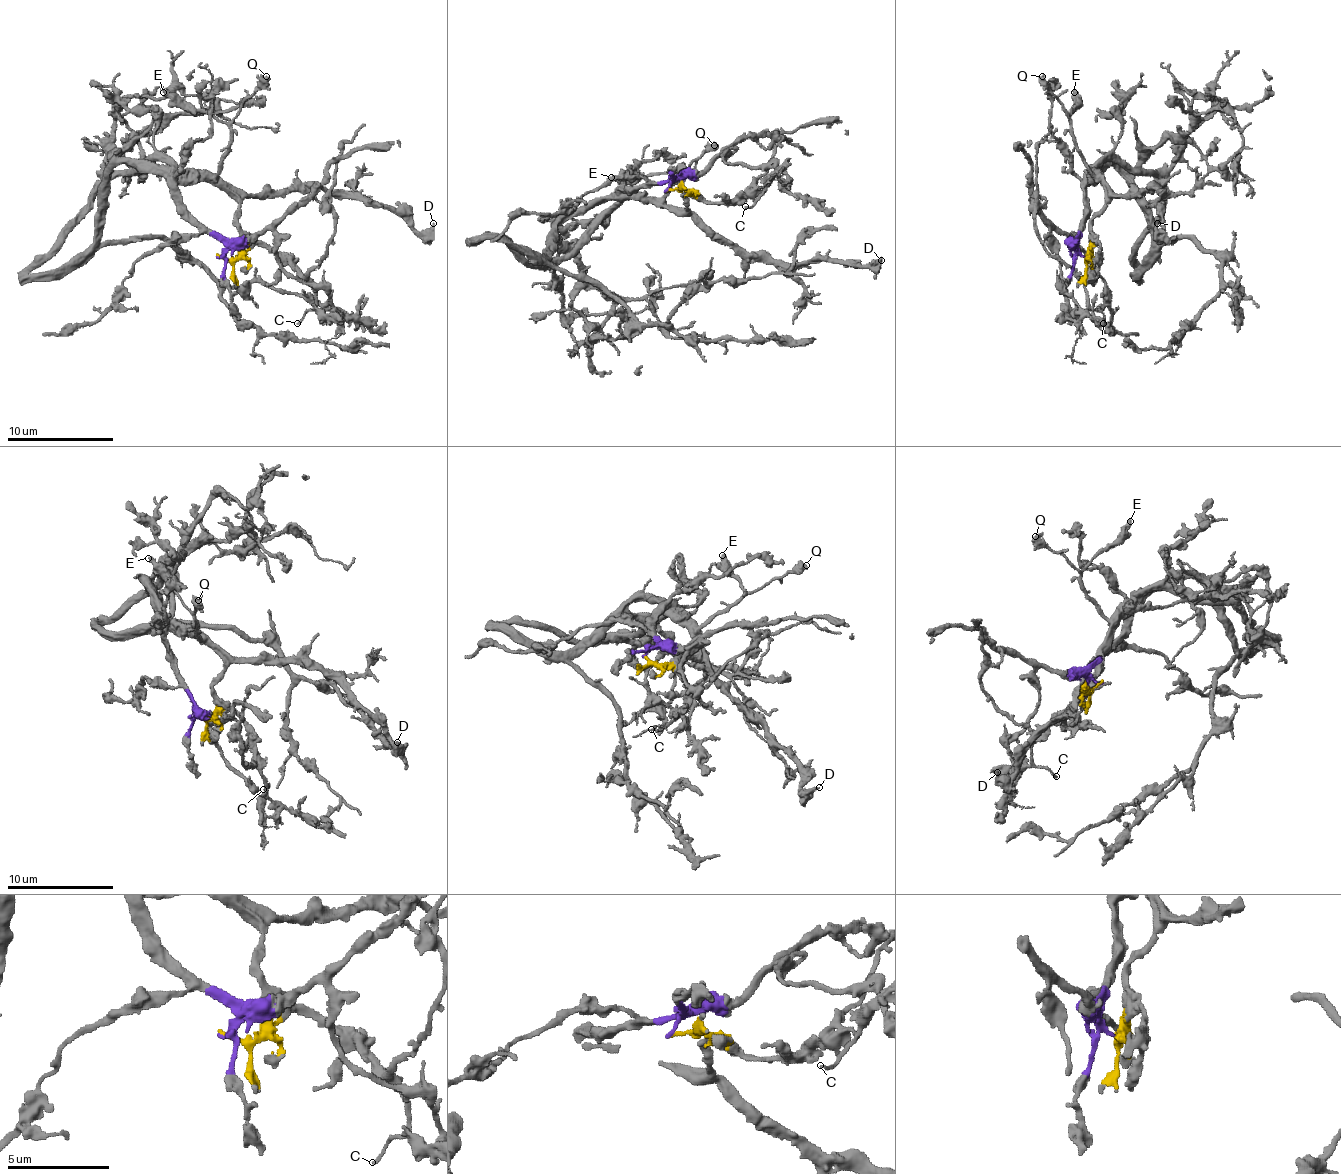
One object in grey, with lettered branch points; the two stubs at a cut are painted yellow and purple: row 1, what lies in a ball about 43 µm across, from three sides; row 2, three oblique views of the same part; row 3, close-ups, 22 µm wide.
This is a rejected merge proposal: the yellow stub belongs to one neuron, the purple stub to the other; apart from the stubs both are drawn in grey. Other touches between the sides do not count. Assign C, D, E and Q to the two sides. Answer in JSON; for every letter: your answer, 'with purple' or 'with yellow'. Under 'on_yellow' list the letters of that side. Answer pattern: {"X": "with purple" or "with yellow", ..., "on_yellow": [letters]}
{"C": "with yellow", "D": "with yellow", "E": "with yellow", "Q": "with yellow", "on_yellow": ["C", "D", "E", "Q"]}

